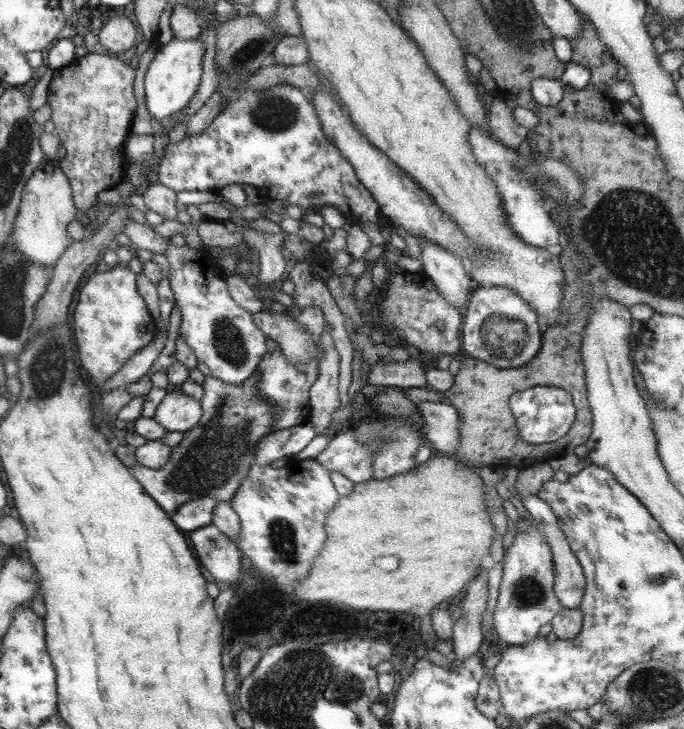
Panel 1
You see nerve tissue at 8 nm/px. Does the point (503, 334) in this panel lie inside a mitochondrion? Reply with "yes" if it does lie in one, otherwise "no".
yes

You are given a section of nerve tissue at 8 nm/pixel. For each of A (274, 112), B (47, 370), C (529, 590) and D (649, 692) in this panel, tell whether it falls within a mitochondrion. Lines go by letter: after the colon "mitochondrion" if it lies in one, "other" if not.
A: mitochondrion
B: mitochondrion
C: mitochondrion
D: mitochondrion

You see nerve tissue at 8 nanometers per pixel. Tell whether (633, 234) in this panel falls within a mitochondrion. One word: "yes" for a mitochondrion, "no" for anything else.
yes

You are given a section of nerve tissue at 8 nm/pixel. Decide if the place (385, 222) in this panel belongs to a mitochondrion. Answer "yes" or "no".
no

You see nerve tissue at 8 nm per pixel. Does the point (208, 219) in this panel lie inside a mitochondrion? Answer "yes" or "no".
no

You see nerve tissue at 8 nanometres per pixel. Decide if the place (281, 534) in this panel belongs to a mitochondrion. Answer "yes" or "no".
yes

